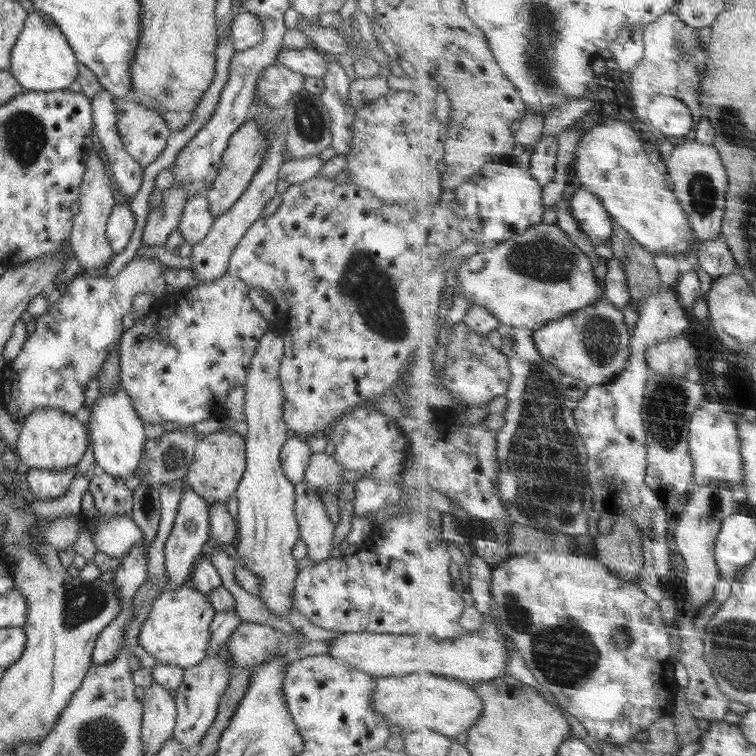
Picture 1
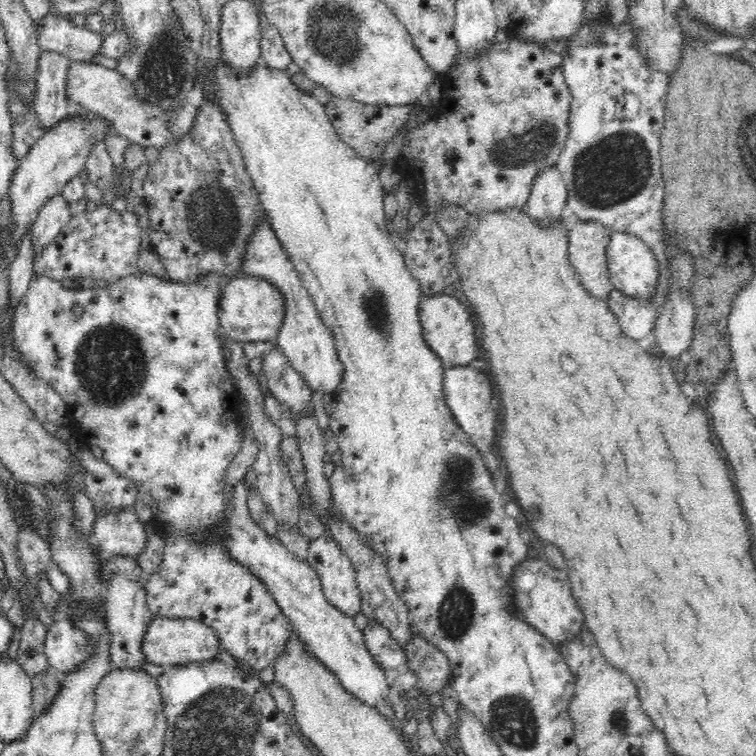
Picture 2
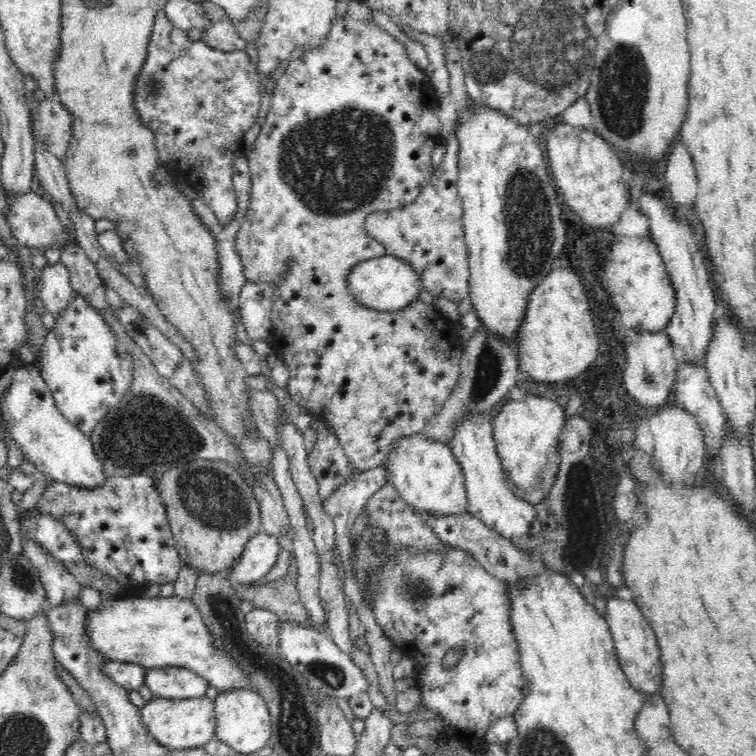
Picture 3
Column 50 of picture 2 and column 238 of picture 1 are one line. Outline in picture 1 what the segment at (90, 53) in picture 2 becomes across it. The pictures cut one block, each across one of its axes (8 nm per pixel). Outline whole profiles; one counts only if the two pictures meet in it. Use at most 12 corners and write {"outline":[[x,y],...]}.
{"outline":[[236,13],[230,34],[236,51],[263,41],[261,20]]}

